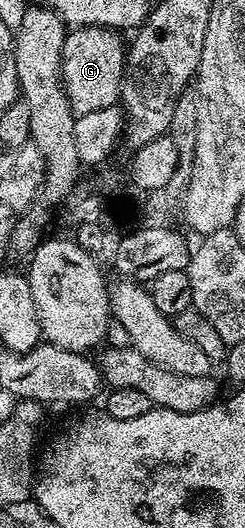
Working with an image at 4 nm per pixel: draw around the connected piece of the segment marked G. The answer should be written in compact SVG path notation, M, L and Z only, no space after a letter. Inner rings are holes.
M77 26L72 29L71 43L63 46L61 82L69 95L69 105L75 114L100 108L112 108L118 103L121 82L125 78L126 45L114 29L100 26ZM89 39L89 44L85 44Z

